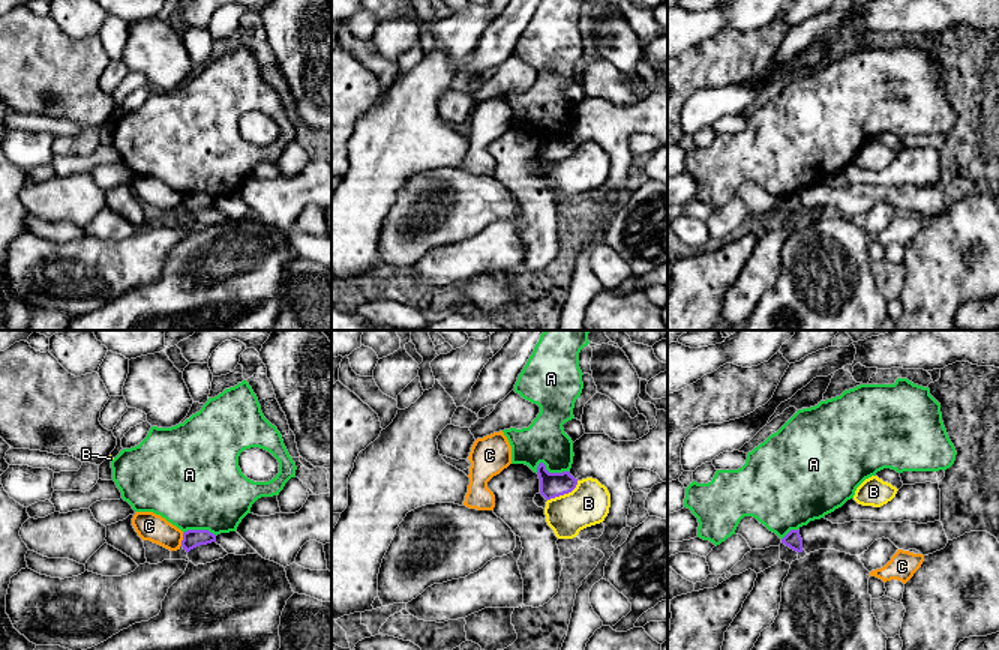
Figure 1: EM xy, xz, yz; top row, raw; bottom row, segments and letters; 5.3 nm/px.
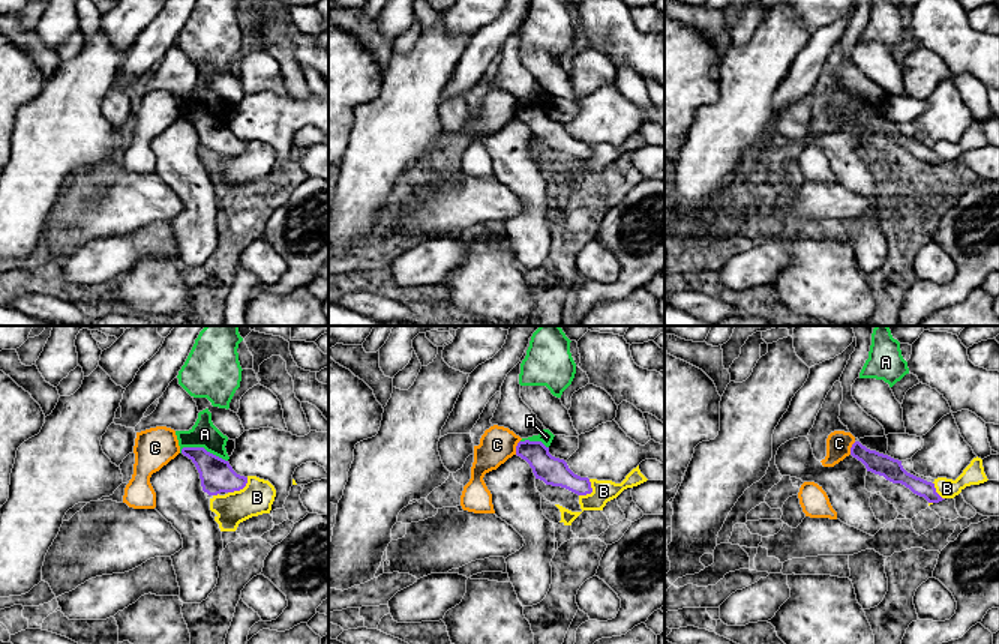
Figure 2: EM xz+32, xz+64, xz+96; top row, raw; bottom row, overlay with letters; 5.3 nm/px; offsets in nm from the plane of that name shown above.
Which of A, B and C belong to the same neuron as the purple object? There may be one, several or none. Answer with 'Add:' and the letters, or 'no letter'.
Add: no letter

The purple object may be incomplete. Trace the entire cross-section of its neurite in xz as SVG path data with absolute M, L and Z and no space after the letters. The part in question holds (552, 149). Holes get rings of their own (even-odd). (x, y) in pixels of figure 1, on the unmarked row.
M543 126L538 128L537 138L540 143L540 158L546 164L568 158L578 149L578 143L574 143L570 135L549 137Z

